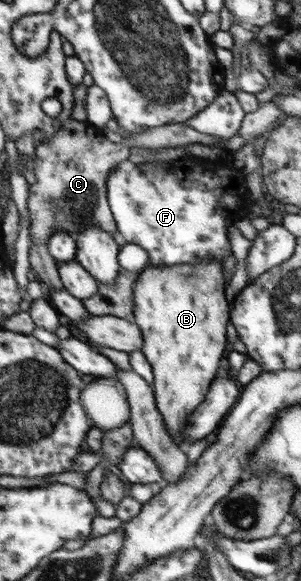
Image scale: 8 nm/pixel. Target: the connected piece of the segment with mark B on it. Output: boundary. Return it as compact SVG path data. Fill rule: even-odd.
M211 260L208 264L191 266L151 266L137 274L135 285L135 323L143 335L141 350L151 364L156 405L160 411L168 434L180 445L184 443L185 429L189 427L189 417L204 403L207 389L217 375L219 363L227 345L227 321L229 321L229 305L223 293L223 267L219 261Z

